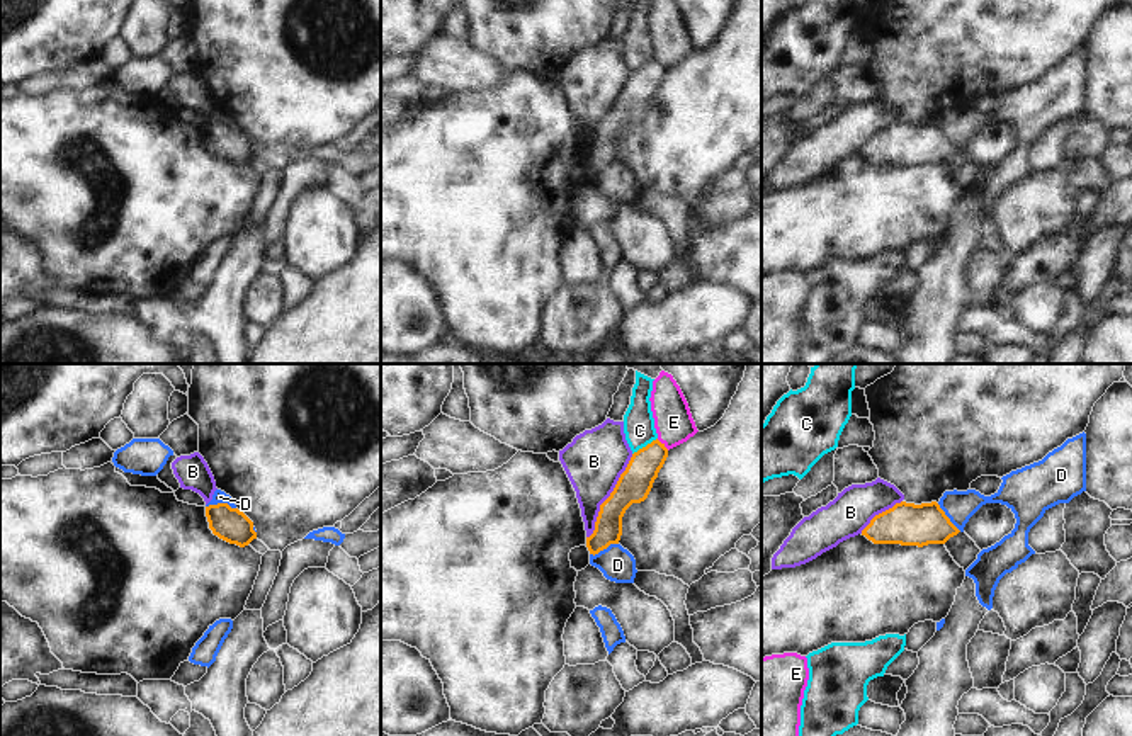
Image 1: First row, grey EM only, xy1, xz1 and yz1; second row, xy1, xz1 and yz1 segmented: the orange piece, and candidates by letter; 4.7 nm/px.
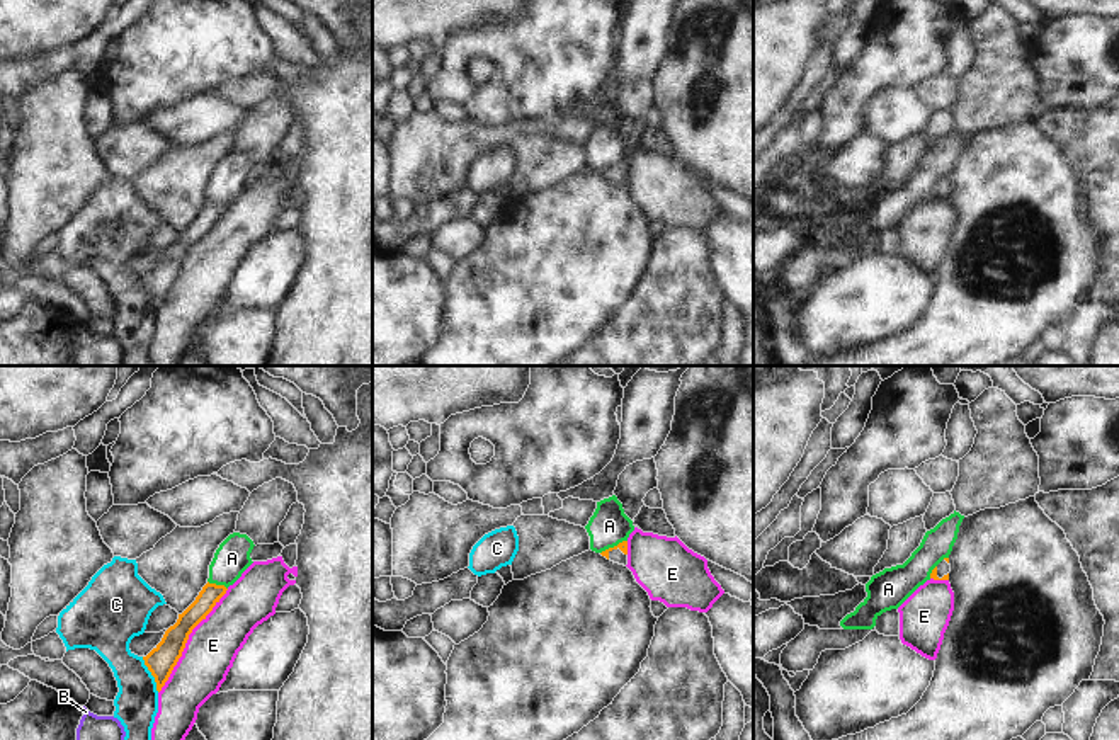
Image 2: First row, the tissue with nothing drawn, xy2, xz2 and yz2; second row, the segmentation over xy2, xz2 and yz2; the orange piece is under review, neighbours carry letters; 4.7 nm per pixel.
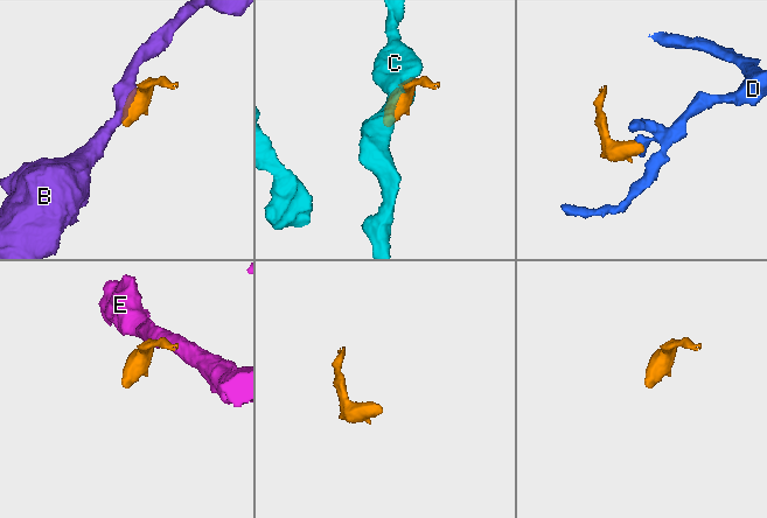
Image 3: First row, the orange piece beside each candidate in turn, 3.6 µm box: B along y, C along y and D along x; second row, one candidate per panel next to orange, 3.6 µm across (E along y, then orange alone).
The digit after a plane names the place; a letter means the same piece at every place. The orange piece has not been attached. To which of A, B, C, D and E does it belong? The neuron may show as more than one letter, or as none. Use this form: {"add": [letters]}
{"add": []}

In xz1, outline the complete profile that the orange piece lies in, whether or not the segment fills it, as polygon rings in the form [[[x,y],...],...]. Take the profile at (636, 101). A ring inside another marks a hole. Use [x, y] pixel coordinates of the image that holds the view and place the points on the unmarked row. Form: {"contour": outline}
{"contour": [[[658,58],[632,73],[610,116],[600,124],[595,150],[586,156],[590,173],[598,173],[610,163],[619,163],[622,136],[632,122],[648,117],[659,88],[668,76],[668,68]]]}

